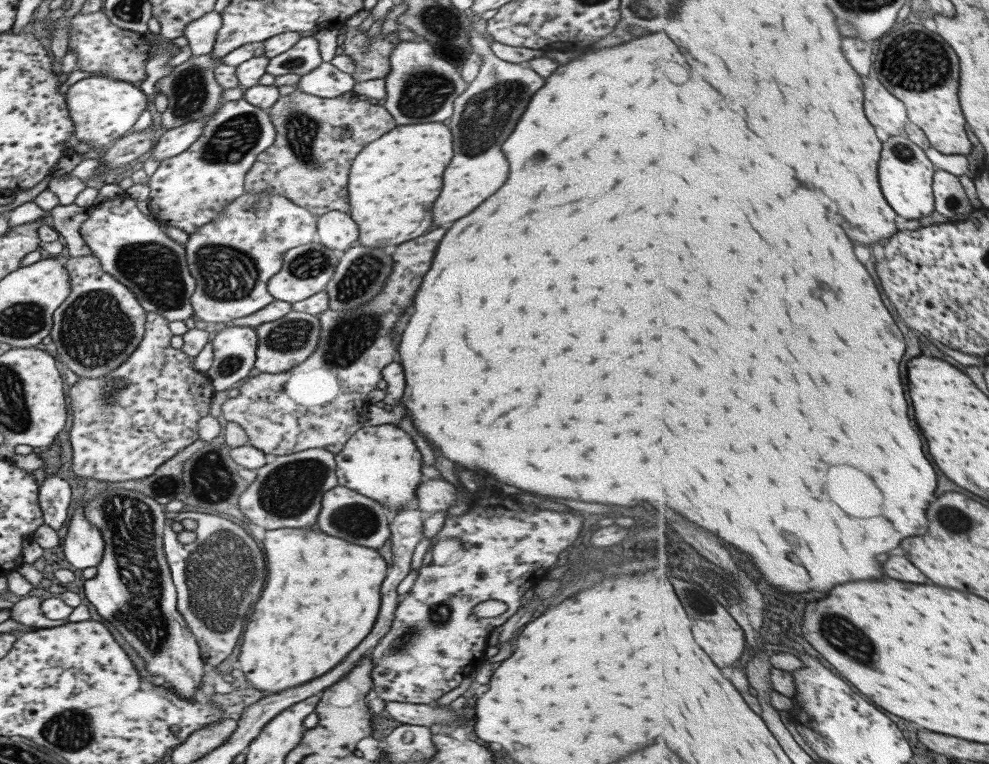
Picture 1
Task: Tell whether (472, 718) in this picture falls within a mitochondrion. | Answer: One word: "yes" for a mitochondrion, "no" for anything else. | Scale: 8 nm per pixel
no

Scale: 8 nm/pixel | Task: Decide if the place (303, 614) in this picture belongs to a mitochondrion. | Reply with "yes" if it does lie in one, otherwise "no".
no

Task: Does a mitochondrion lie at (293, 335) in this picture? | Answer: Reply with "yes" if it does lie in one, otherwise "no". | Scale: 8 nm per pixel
yes

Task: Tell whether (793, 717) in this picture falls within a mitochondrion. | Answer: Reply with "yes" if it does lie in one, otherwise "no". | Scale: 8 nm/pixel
no

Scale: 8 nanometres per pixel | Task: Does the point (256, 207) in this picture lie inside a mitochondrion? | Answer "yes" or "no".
yes

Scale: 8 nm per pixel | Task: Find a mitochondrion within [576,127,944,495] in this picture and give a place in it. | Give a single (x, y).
(903, 152)

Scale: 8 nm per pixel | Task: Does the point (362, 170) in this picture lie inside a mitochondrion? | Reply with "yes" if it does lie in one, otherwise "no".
no

